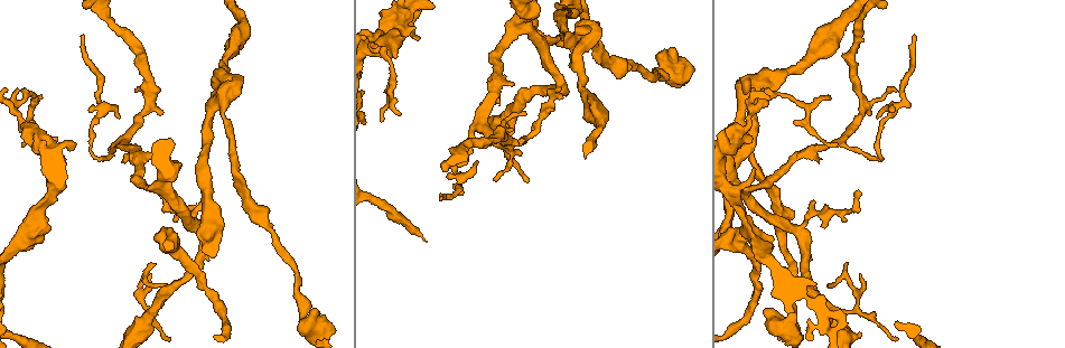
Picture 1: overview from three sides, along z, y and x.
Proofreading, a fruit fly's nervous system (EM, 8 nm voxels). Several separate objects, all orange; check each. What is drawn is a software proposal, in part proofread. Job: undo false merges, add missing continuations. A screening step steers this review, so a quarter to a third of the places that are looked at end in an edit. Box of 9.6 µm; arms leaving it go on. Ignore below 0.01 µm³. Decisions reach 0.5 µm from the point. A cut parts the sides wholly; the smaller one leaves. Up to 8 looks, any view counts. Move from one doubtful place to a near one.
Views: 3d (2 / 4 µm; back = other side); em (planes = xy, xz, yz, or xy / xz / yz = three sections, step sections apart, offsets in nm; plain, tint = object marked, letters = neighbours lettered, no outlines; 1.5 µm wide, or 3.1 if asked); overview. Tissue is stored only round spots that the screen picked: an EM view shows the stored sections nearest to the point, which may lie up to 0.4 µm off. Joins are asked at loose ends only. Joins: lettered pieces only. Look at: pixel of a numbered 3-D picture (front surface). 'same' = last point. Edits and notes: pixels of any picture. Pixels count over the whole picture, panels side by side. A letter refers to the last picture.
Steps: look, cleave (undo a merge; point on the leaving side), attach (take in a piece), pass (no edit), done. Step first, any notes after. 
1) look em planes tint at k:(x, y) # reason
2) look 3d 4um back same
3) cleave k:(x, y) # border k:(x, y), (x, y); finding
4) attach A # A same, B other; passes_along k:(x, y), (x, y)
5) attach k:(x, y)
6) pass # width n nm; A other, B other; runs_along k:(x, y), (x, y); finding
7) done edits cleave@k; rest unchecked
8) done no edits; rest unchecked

look em xy step 8 letters at 1:(221, 76) # sharp bend

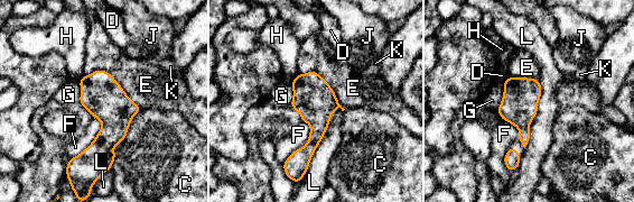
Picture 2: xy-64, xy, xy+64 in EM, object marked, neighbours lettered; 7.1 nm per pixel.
look em planes letters same # another direction

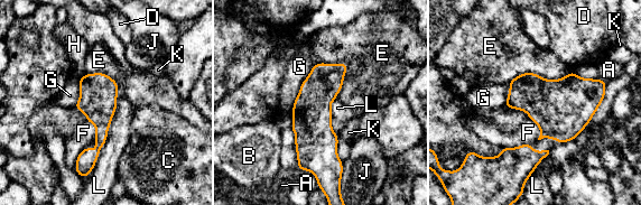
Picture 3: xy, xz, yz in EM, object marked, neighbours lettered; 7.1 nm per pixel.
pass # width 280 nm; A other, B other, C other, D other, E other, F other, G other, H other, J other, K other, L other; one neuron here

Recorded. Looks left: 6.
look 3d 2um back at 1:(772, 236) # an open end

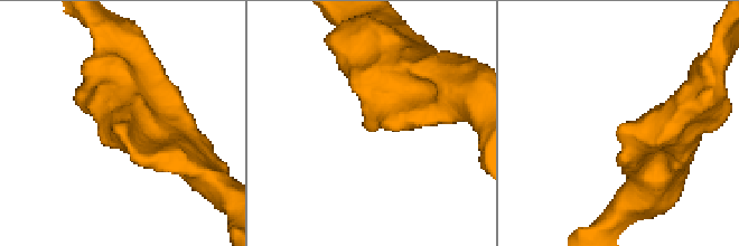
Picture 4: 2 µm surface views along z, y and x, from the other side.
look em planes letters at 4:(619, 124)

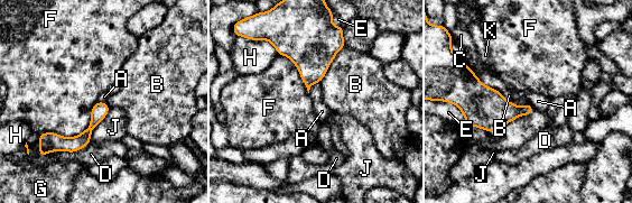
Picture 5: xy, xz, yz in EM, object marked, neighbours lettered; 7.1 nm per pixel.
pass # A other, B other, C other, D other, E other, F other, G other, H other, J other, K other; border 5:(465, 63), (484, 84), (499, 91); none of them fits

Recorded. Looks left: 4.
look em planes letters at 1:(897, 339) # an open end

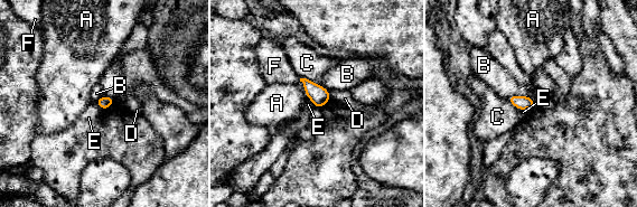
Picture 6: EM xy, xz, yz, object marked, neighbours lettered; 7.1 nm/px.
pass # A other, B other, C other, D other, E other, F other; border 6:(532, 106), (521, 110); no lettered piece goes on from it

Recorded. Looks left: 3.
done no edits; rest unchecked

